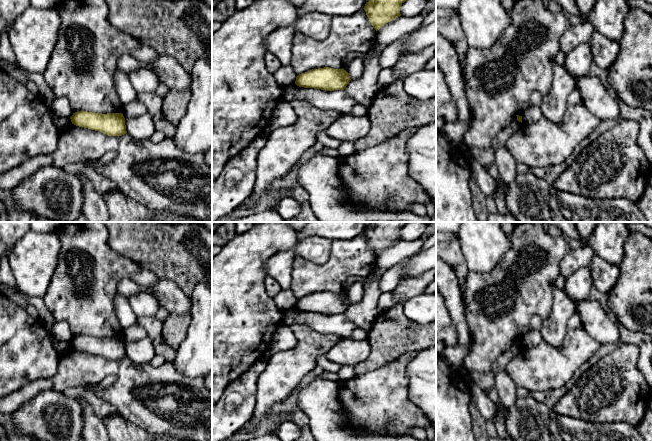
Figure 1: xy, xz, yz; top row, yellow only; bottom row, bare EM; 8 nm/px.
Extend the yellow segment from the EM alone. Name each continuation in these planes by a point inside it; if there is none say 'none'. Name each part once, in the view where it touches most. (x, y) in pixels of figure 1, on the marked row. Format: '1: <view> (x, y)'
none

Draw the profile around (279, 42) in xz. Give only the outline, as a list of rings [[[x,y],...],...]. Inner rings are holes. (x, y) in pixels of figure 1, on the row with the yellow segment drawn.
[[[294,22],[290,25],[277,28],[267,37],[267,52],[273,53],[279,59],[282,66],[287,66],[291,63],[292,43],[295,33]]]

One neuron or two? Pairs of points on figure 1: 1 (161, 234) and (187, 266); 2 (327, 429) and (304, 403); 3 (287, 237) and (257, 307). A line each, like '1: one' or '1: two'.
1: one
2: one
3: one

